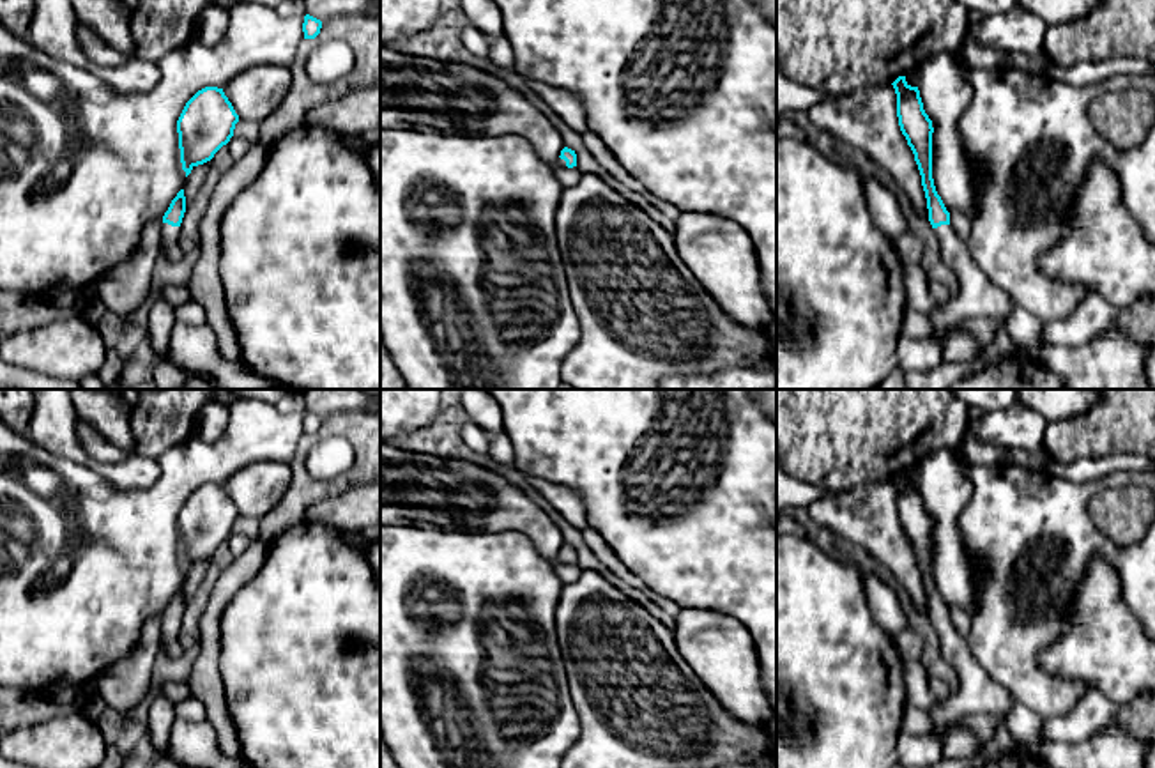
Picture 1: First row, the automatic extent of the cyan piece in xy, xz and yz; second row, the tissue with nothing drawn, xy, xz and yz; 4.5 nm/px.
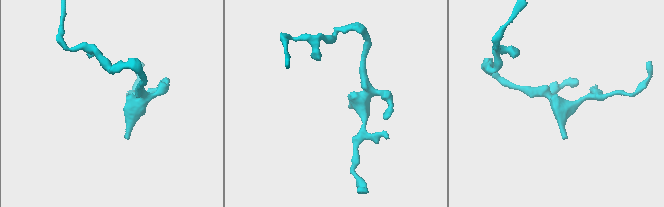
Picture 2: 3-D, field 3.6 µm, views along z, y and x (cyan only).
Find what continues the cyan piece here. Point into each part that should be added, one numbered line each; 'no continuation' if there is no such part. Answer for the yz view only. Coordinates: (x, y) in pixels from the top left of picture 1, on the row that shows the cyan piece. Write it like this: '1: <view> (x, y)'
1: yz (977, 296)

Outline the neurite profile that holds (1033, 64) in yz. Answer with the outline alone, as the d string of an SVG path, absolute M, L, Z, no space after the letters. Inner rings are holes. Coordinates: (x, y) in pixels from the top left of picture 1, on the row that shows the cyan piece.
M1010 53L1005 55L1005 62L1001 65L1008 69L1019 69L1028 74L1044 74L1045 64L1045 55Z

